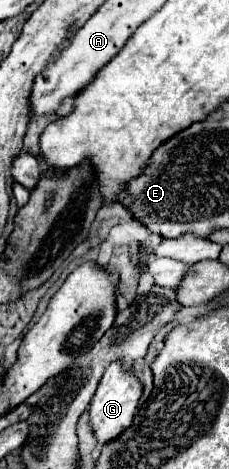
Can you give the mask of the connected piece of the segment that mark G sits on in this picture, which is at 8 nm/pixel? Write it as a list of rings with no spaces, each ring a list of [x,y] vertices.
[[[115,361],[107,367],[107,371],[91,399],[91,405],[89,405],[89,425],[91,425],[93,435],[99,445],[107,445],[113,437],[119,437],[125,429],[131,427],[141,391],[143,391],[143,387],[141,387],[139,379],[131,371],[123,371],[121,361]]]

